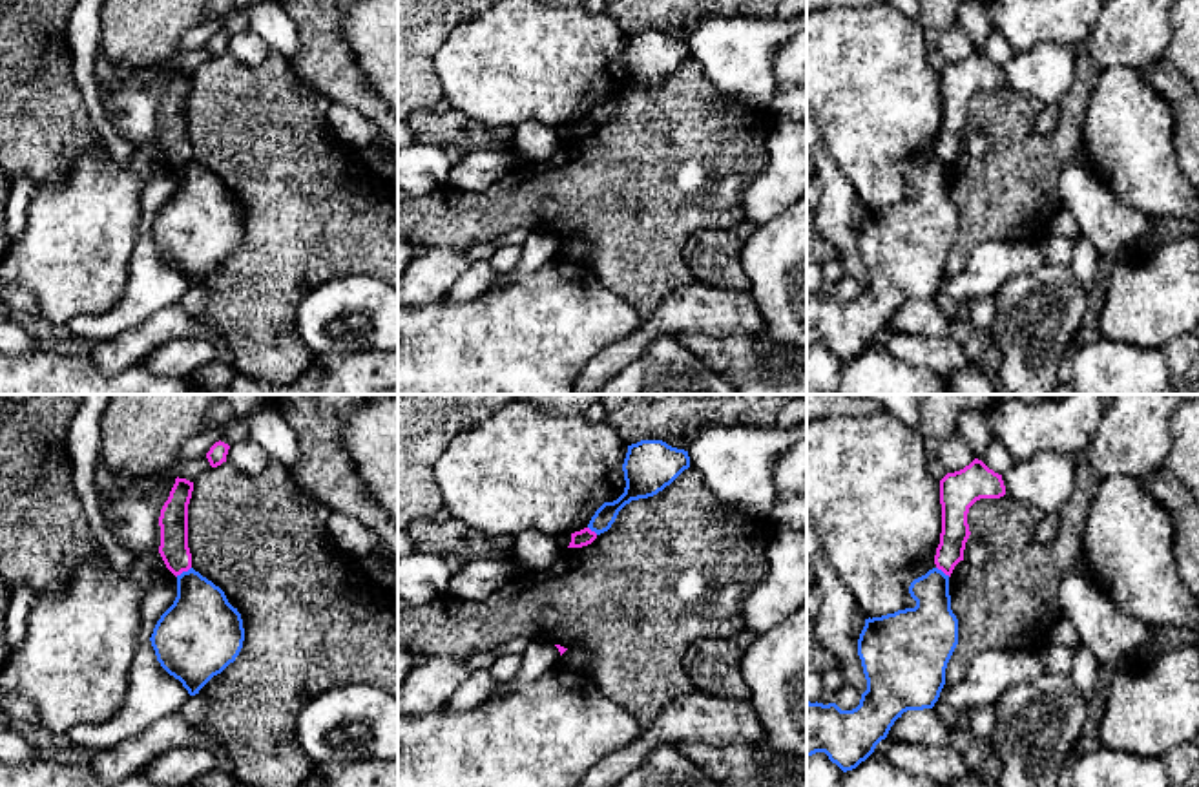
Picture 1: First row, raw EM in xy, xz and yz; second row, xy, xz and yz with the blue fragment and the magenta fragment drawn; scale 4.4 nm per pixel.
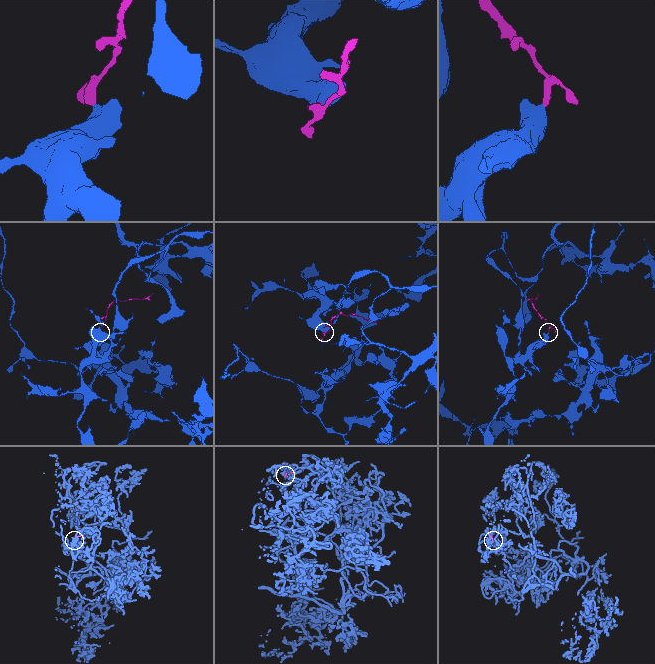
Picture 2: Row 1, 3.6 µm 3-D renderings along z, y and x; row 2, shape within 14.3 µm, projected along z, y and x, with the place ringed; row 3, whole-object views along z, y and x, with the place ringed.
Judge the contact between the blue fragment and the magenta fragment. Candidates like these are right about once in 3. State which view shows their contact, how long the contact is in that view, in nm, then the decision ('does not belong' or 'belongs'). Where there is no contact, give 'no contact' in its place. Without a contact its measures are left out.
contact in xy; length 80 nm; does not belong

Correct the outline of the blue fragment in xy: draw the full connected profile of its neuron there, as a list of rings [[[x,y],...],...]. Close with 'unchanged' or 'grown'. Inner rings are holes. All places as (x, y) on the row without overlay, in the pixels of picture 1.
[[[190,159],[177,166],[177,188],[150,232],[161,257],[195,287],[235,252],[245,219],[224,183]]]; unchanged

